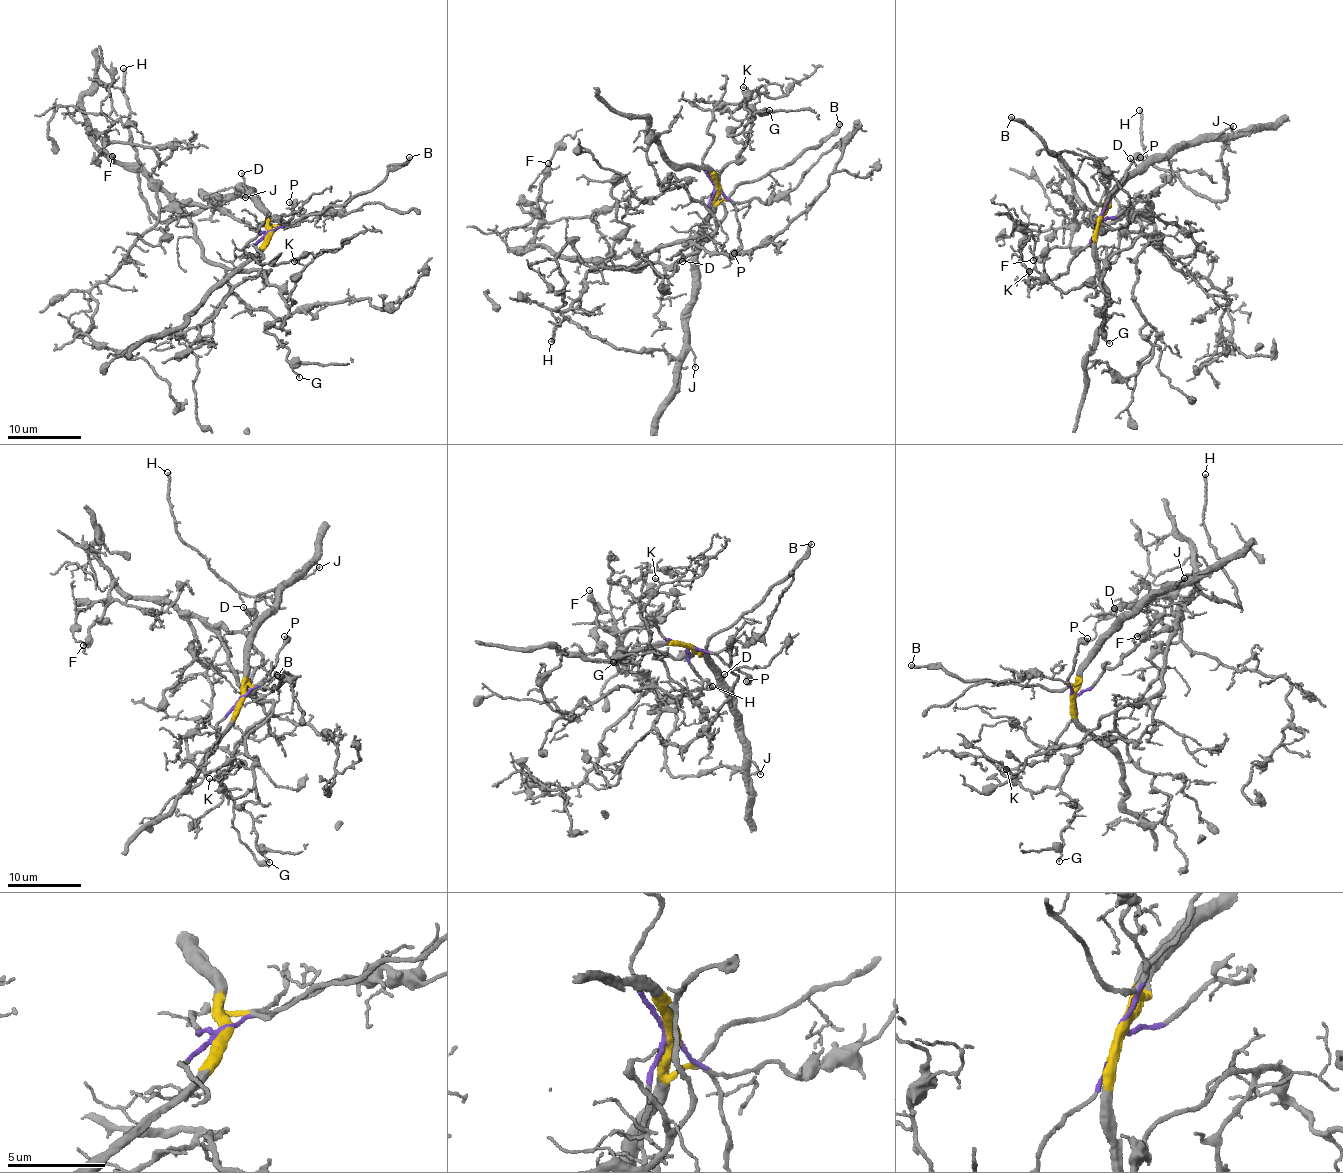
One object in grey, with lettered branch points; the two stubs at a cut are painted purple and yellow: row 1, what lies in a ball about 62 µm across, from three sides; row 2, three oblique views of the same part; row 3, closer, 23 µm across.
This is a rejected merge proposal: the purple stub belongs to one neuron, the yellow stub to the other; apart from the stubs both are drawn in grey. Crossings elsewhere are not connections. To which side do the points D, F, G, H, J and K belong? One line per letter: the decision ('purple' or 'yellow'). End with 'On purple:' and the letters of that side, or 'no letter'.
D: yellow
F: purple
G: purple
H: yellow
J: yellow
K: purple
On purple: F, G, K

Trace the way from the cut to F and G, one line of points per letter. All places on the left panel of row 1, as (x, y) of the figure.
F: (268, 233), (220, 209), (172, 202), (140, 171), (110, 160), (96, 136), (99, 154), (112, 156)
G: (268, 233), (220, 209), (185, 207), (204, 257), (268, 271), (280, 289), (288, 312), (267, 329), (298, 378)

